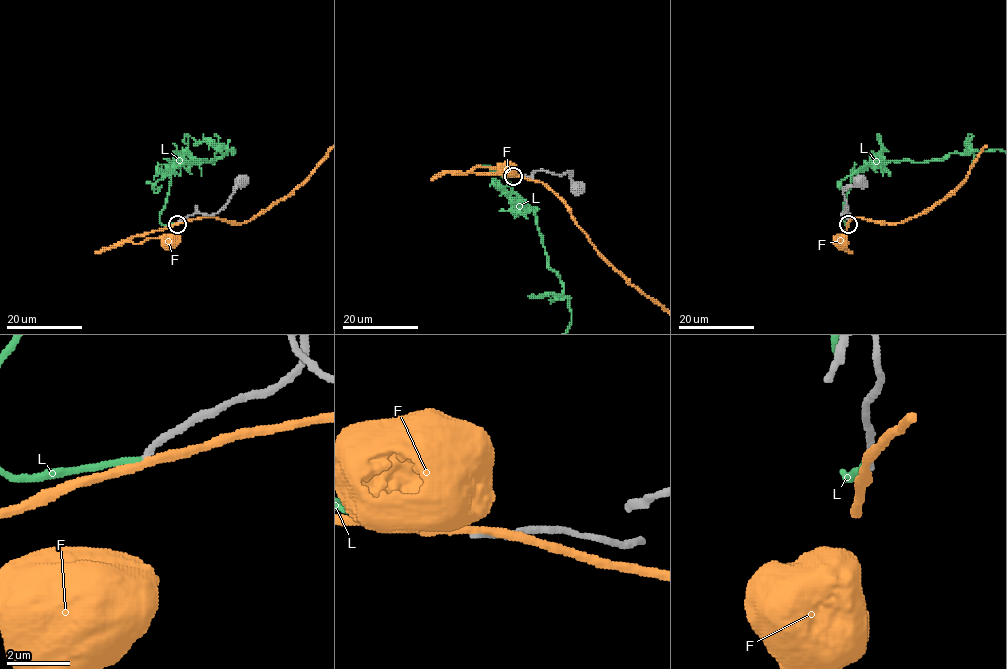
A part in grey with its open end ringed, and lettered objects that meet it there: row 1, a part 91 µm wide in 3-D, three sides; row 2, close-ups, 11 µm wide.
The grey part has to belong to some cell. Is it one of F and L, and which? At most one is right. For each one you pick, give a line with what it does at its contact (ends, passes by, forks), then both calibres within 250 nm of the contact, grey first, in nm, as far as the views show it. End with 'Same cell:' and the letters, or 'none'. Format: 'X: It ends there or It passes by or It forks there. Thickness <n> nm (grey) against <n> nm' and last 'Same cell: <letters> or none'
Same cell: none

